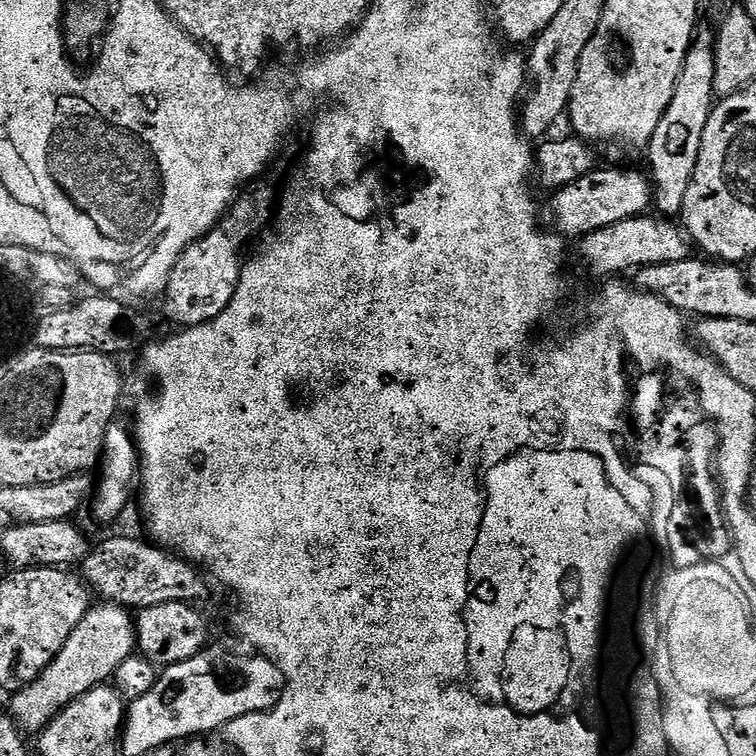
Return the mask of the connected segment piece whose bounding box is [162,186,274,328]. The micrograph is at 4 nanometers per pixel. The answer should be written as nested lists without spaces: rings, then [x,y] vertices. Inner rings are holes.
[[[256,187],[241,191],[220,223],[215,224],[205,236],[195,240],[176,263],[162,296],[164,312],[176,326],[193,328],[205,324],[223,316],[224,311],[232,307],[232,299],[240,285],[240,269],[245,259],[244,247],[269,227],[274,216],[274,196],[272,200],[271,190]]]

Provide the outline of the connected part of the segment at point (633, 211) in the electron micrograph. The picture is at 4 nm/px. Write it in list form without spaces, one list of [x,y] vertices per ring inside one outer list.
[[[597,167],[559,189],[553,196],[556,197],[552,200],[551,227],[570,238],[587,236],[594,230],[614,226],[614,222],[643,216],[654,204],[654,189],[649,173],[639,172],[636,168]]]

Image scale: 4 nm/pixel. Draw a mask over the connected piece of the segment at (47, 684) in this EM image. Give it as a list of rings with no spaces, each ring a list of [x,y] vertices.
[[[100,602],[97,605],[97,608],[96,605],[89,607],[82,622],[78,622],[78,626],[74,626],[74,634],[70,634],[70,638],[66,638],[66,646],[57,654],[54,662],[50,662],[50,666],[42,672],[37,680],[30,682],[11,697],[10,712],[21,729],[29,728],[33,734],[43,732],[44,728],[67,704],[74,702],[92,688],[107,685],[115,677],[118,666],[122,666],[122,662],[126,662],[126,658],[130,658],[137,651],[137,621],[134,619],[133,613],[129,609],[111,602]]]

